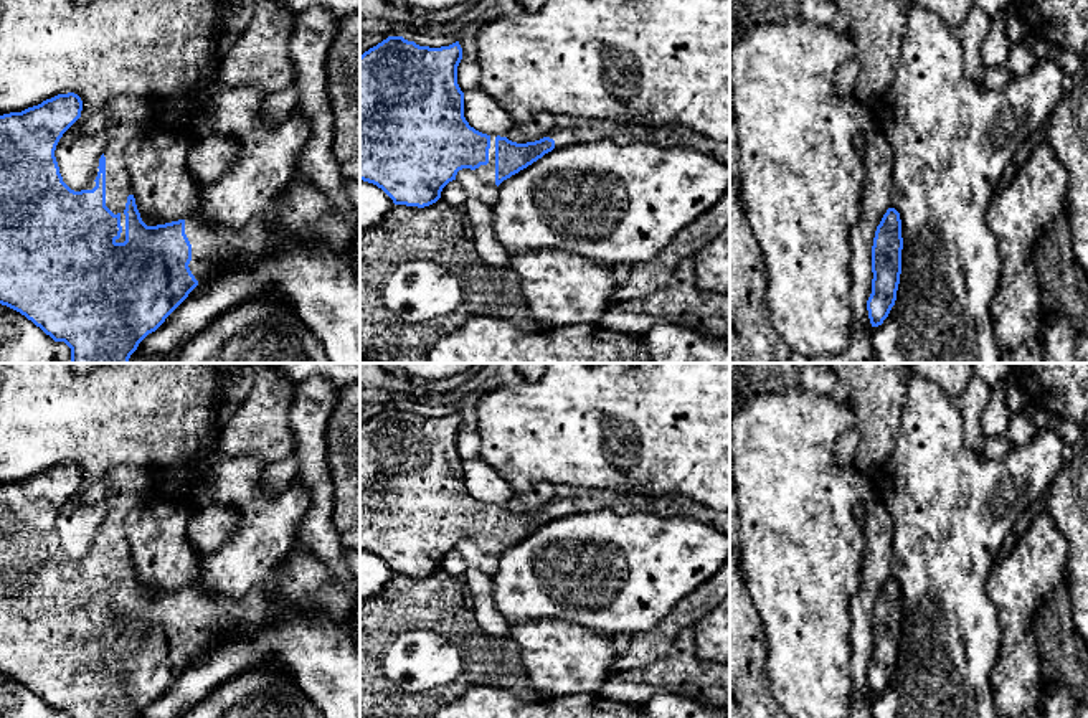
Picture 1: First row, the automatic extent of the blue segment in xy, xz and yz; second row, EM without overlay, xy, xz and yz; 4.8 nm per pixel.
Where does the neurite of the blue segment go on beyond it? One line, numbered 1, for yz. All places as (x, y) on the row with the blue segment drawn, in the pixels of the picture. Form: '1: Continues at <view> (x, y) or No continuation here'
1: No continuation here

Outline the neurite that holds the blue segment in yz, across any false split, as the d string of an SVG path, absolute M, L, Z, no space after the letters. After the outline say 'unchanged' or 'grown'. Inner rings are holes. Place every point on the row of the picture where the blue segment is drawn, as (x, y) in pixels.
M888 208L877 226L872 246L872 294L867 310L872 327L878 327L888 317L896 300L901 274L901 220L895 208Z | unchanged

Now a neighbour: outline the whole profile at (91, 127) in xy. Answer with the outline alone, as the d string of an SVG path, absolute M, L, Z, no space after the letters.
M101 109L91 116L79 117L73 124L73 132L88 140L99 142L102 134L106 132L106 127L107 127L107 114L104 109Z

